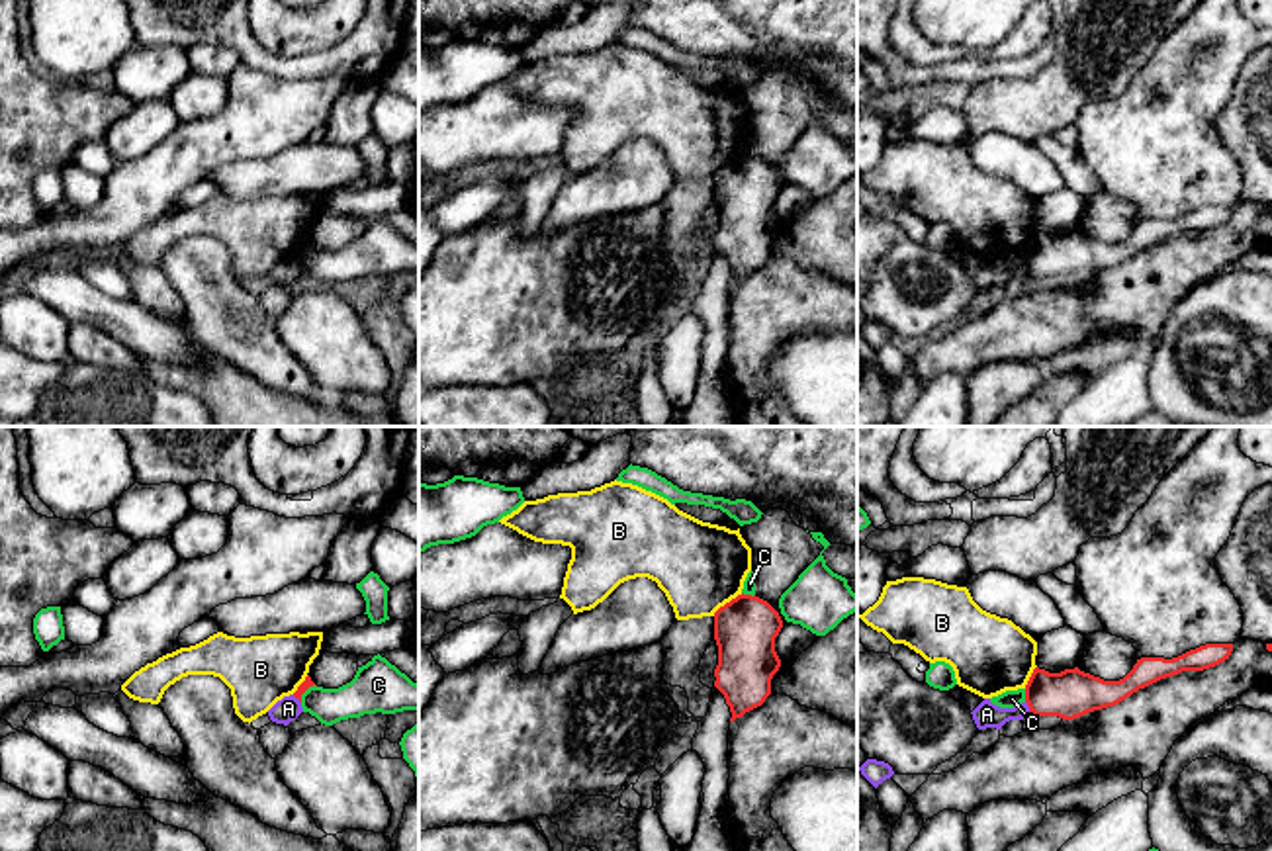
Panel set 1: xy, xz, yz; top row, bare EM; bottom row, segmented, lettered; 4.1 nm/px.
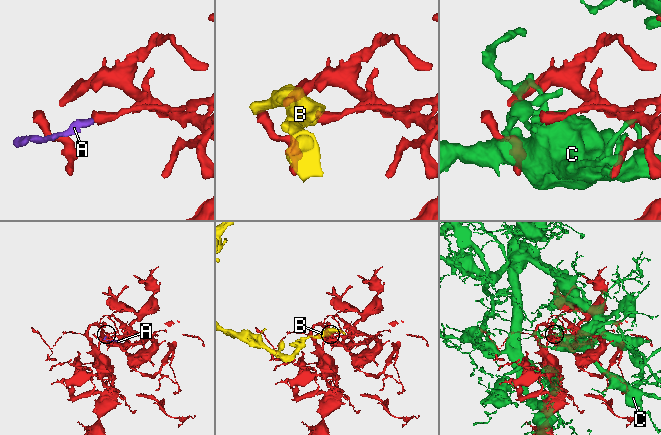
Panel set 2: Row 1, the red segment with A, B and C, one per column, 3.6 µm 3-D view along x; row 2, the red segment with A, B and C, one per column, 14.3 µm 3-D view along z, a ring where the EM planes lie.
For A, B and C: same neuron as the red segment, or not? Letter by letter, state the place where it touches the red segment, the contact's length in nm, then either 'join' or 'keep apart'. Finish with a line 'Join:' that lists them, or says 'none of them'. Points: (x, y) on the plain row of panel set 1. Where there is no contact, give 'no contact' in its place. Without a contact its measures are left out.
A: yz (1028, 267) | 50 nm | keep apart
B: xz (726, 165) | 160 nm | keep apart
C: xz (748, 157) | 60 nm | keep apart
Join: none of them

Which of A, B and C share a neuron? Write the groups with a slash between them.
A / B / C

